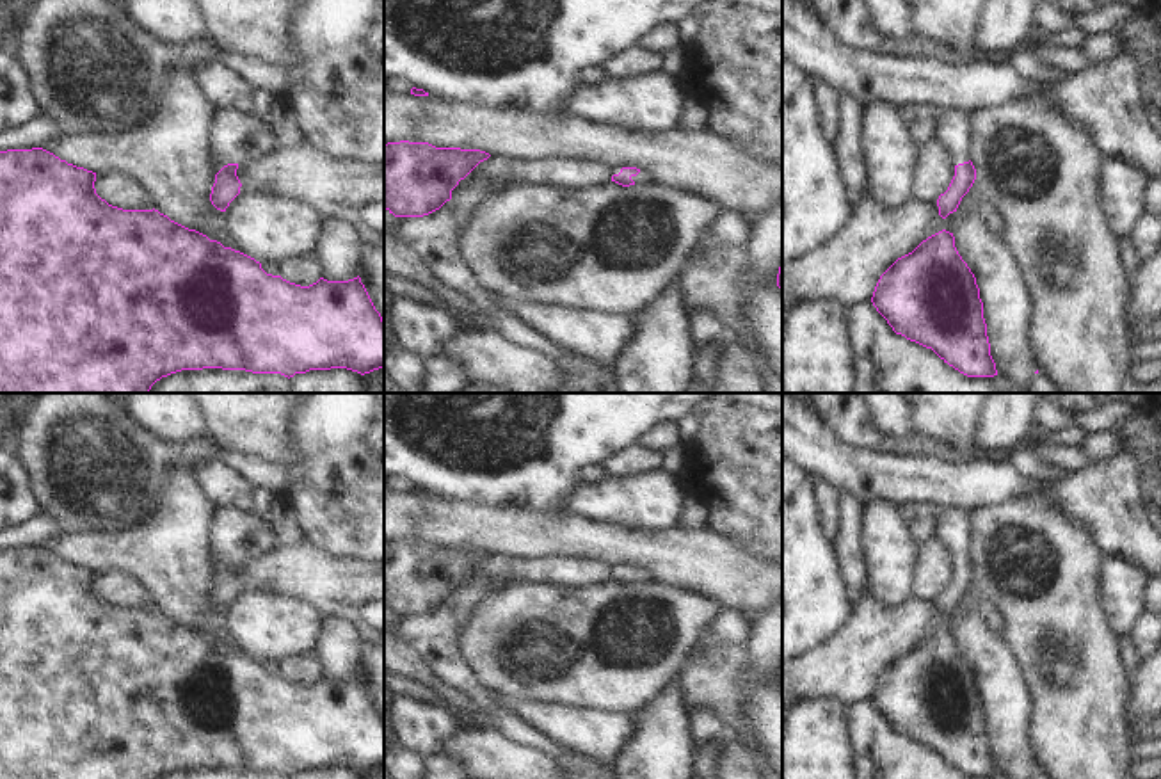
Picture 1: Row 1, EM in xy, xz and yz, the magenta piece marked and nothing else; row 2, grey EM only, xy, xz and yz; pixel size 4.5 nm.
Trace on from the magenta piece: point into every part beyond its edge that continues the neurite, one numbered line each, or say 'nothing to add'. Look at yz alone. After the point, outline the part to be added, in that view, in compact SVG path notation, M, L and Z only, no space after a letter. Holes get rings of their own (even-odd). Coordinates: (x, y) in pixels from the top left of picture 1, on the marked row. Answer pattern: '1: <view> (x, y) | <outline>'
1: yz (952, 127) | M939 108L928 135L948 148L953 165L969 162L971 123L967 112Z

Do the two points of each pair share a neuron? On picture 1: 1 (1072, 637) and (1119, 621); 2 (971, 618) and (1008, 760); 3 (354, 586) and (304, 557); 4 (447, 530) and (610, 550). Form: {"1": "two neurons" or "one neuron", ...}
{"1": "two neurons", "2": "one neuron", "3": "one neuron", "4": "one neuron"}

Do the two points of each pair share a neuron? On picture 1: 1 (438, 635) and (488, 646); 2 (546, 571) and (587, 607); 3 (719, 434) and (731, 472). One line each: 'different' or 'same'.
1: different
2: different
3: same

